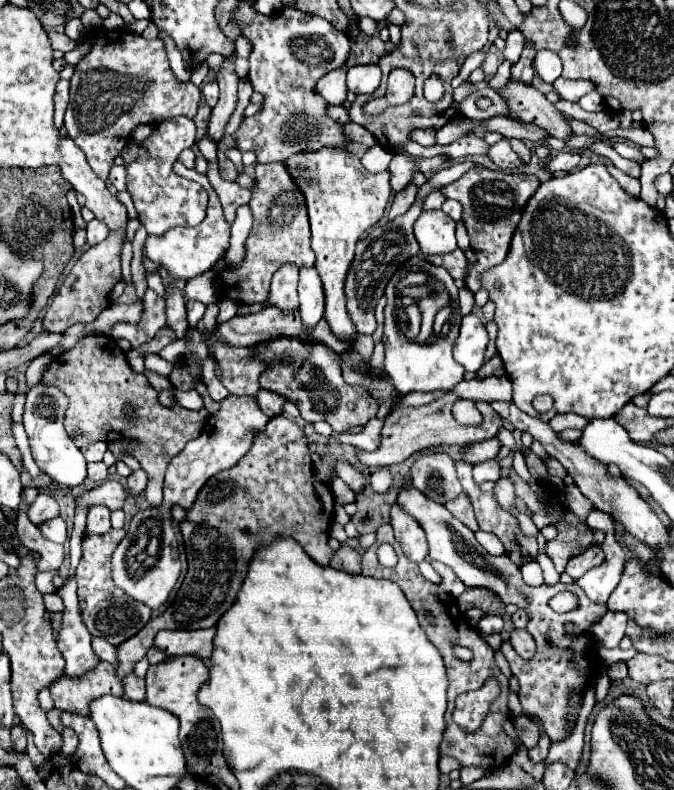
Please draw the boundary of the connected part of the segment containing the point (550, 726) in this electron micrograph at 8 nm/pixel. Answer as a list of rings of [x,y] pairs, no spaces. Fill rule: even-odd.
[[[407,479],[407,489],[401,489],[397,501],[409,515],[413,515],[419,521],[419,525],[427,533],[429,557],[433,561],[439,561],[439,563],[451,567],[453,573],[467,587],[485,587],[485,589],[493,591],[505,605],[513,603],[519,609],[527,611],[527,615],[529,615],[527,631],[531,633],[531,637],[537,643],[537,653],[529,661],[513,661],[511,657],[507,659],[511,673],[519,681],[519,701],[523,707],[523,715],[537,717],[543,725],[543,731],[551,739],[551,743],[567,739],[571,735],[571,731],[569,731],[569,691],[583,691],[585,693],[587,685],[591,685],[591,679],[599,669],[599,663],[591,663],[597,659],[597,655],[595,655],[597,651],[593,649],[593,647],[597,647],[597,643],[591,641],[593,639],[591,627],[607,613],[607,605],[593,603],[591,599],[587,599],[585,591],[581,591],[581,587],[575,581],[571,581],[567,585],[563,585],[561,581],[555,585],[543,583],[539,587],[525,585],[521,579],[519,567],[513,565],[507,555],[501,555],[501,557],[489,555],[477,543],[475,533],[471,529],[467,529],[459,519],[455,519],[443,505],[425,499],[425,495],[421,495],[421,491],[411,487],[409,479]],[[561,591],[573,591],[579,597],[579,607],[575,611],[555,613],[549,607],[549,599]],[[567,623],[573,623],[573,627],[575,627],[573,635],[569,635],[565,631]]]

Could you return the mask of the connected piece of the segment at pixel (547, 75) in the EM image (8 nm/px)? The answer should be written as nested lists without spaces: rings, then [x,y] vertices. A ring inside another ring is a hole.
[[[539,51],[533,67],[545,83],[553,83],[561,75],[561,59],[553,51]]]

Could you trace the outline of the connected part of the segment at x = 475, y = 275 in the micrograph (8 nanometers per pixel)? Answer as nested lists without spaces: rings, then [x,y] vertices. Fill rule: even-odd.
[[[469,171],[459,181],[441,187],[445,197],[455,199],[463,207],[463,223],[467,227],[467,233],[471,237],[471,249],[477,257],[473,267],[467,269],[465,285],[477,293],[479,291],[479,275],[483,269],[489,269],[493,265],[499,265],[505,255],[509,253],[509,243],[513,237],[513,231],[517,229],[517,223],[521,221],[521,211],[525,209],[525,203],[533,197],[533,193],[539,187],[539,179],[535,175],[525,173],[501,173],[501,171]]]

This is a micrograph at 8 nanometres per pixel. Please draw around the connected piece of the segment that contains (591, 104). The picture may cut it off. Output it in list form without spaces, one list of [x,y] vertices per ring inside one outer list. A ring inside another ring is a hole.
[[[593,90],[585,95],[585,97],[581,97],[579,105],[581,105],[585,111],[603,111],[603,97],[599,95],[597,90]]]

